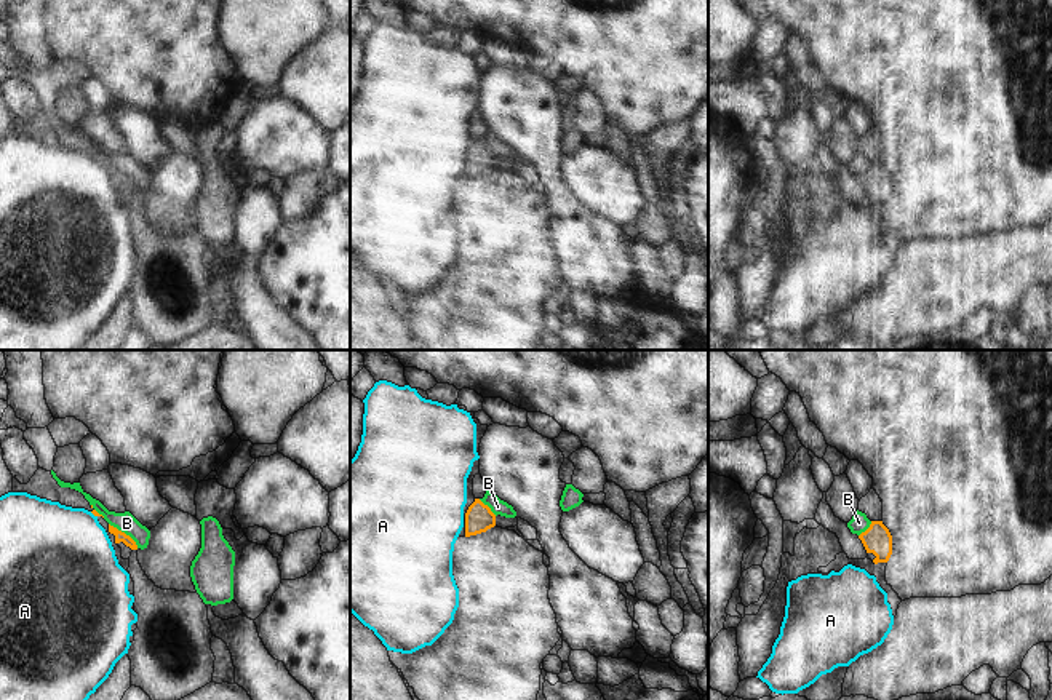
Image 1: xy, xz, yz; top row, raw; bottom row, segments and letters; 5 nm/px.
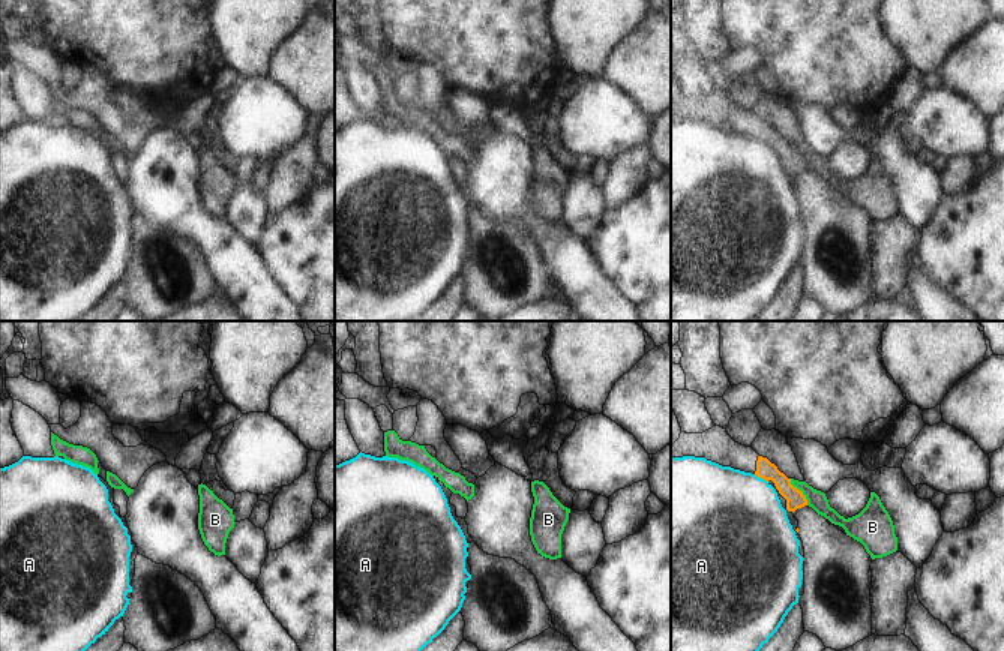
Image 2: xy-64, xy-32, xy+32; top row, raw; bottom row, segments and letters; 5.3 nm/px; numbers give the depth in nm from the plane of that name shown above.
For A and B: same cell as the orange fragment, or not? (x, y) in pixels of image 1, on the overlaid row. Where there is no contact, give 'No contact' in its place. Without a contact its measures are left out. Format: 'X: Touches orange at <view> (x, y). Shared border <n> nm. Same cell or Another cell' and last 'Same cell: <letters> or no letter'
A: Touches orange at xy (93, 513). Shared border 50 nm. Another cell
B: Touches orange at xy (123, 532). Shared border 200 nm. Another cell
Same cell: no letter

